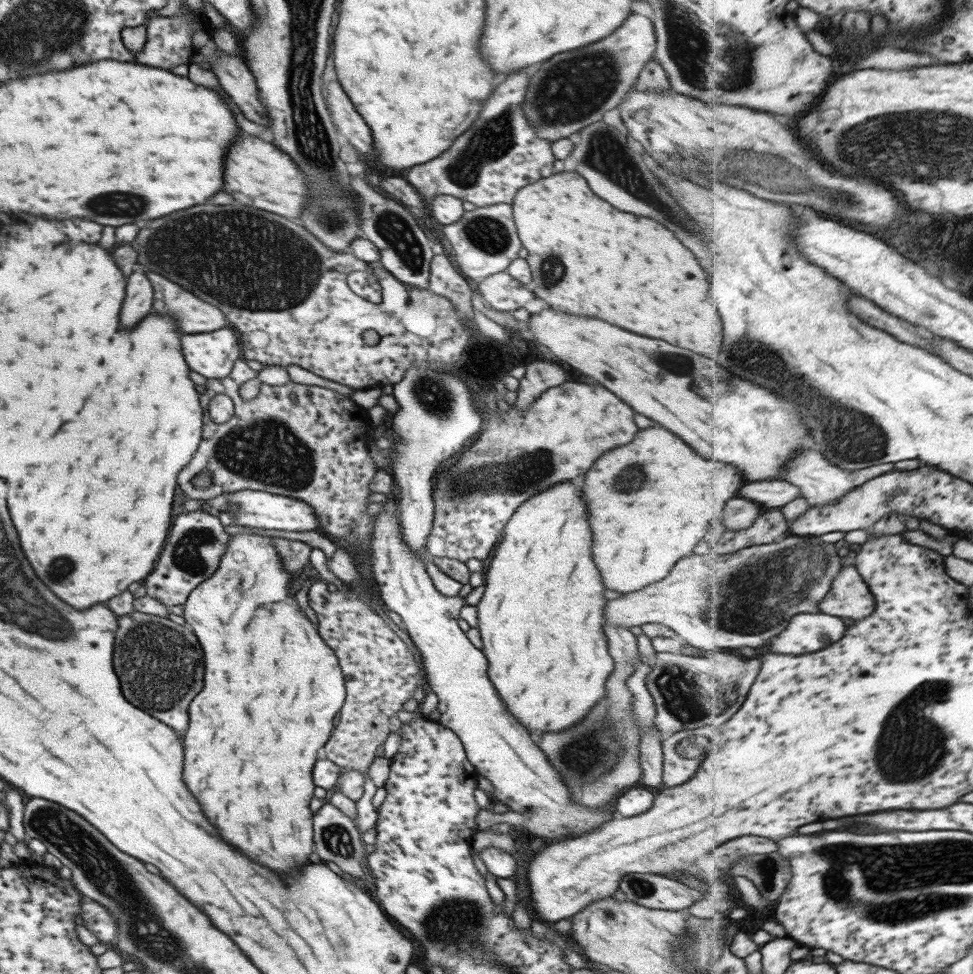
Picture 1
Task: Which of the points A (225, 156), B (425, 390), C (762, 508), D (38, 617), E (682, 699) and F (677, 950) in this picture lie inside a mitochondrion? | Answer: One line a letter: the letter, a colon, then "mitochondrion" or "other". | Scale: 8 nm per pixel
A: other
B: mitochondrion
C: other
D: mitochondrion
E: mitochondrion
F: mitochondrion

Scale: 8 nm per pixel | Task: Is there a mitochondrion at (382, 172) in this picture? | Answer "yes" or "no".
no

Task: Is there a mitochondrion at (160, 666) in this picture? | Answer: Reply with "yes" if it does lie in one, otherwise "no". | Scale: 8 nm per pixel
yes

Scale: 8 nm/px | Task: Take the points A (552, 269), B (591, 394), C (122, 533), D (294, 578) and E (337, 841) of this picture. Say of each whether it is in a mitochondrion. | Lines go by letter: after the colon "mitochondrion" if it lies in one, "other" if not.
A: mitochondrion
B: other
C: other
D: other
E: mitochondrion

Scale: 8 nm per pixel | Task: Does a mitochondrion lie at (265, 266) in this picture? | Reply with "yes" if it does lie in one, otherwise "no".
yes

